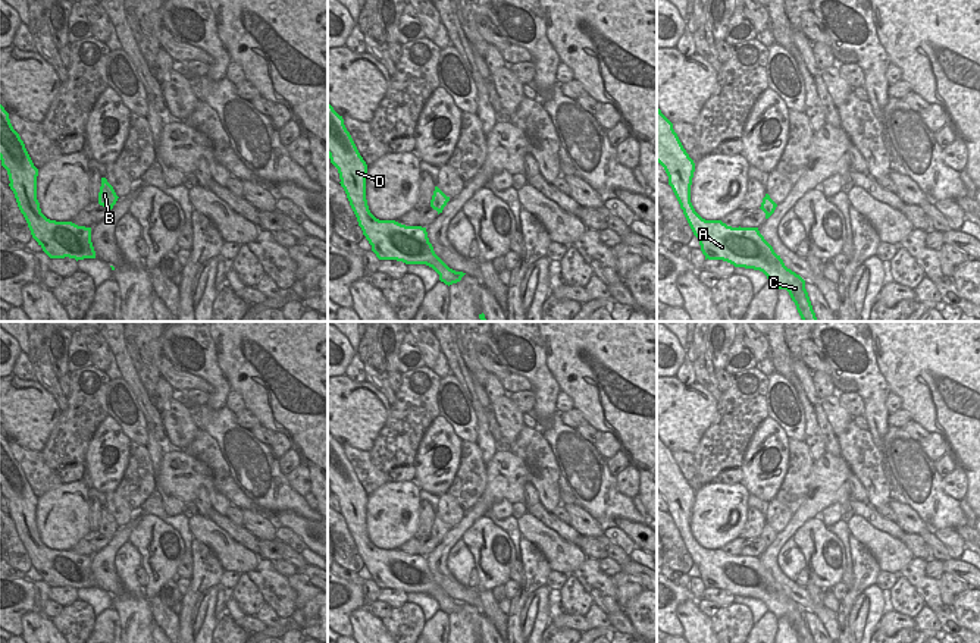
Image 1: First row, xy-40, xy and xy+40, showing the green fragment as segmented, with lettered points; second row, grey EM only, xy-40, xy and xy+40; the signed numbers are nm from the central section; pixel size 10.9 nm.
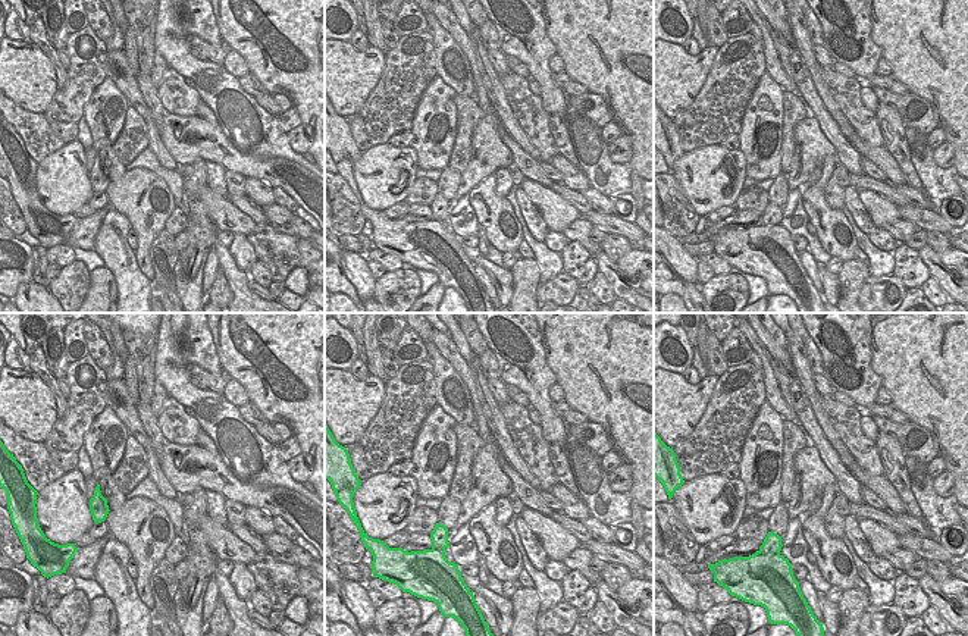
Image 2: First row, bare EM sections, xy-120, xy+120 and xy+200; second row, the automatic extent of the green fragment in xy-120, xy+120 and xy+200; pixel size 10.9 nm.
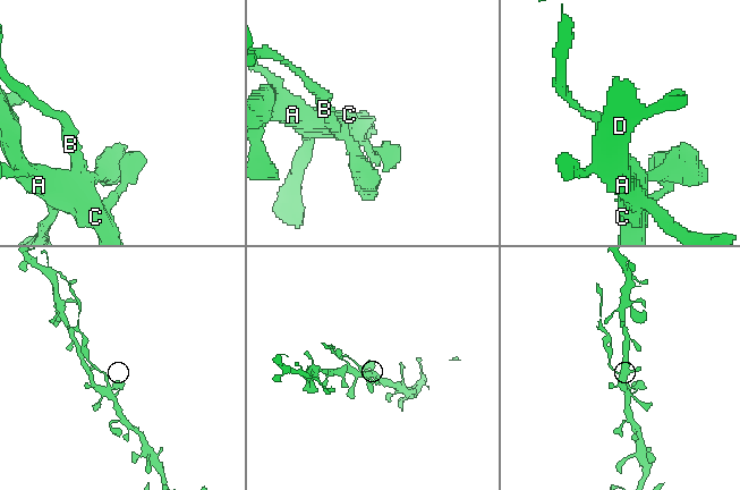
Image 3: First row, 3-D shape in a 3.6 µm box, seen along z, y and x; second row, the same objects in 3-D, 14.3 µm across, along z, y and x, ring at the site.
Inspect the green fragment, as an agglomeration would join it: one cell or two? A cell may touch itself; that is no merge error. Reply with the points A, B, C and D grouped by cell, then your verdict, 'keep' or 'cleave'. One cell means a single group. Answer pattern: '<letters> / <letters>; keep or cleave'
A C D / B; cleave

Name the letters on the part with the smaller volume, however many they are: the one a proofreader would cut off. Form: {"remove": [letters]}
{"remove": ["B"]}

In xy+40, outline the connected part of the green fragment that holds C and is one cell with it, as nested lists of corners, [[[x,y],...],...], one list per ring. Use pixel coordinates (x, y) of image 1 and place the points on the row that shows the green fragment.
[[[657,106],[657,161],[664,167],[680,208],[698,238],[705,260],[723,260],[735,267],[763,272],[777,289],[786,289],[802,322],[818,322],[805,280],[788,269],[758,228],[732,228],[721,220],[705,220],[691,203],[695,163],[683,148],[673,123]]]

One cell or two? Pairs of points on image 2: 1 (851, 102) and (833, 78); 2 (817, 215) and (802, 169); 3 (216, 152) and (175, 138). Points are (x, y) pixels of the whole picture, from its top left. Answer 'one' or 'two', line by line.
1: one
2: two
3: one

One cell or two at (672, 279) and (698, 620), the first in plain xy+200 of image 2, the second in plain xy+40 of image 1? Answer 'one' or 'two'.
two

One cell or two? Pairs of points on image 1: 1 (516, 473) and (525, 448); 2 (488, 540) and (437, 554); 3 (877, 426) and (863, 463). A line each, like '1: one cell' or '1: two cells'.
1: two cells
2: two cells
3: two cells

